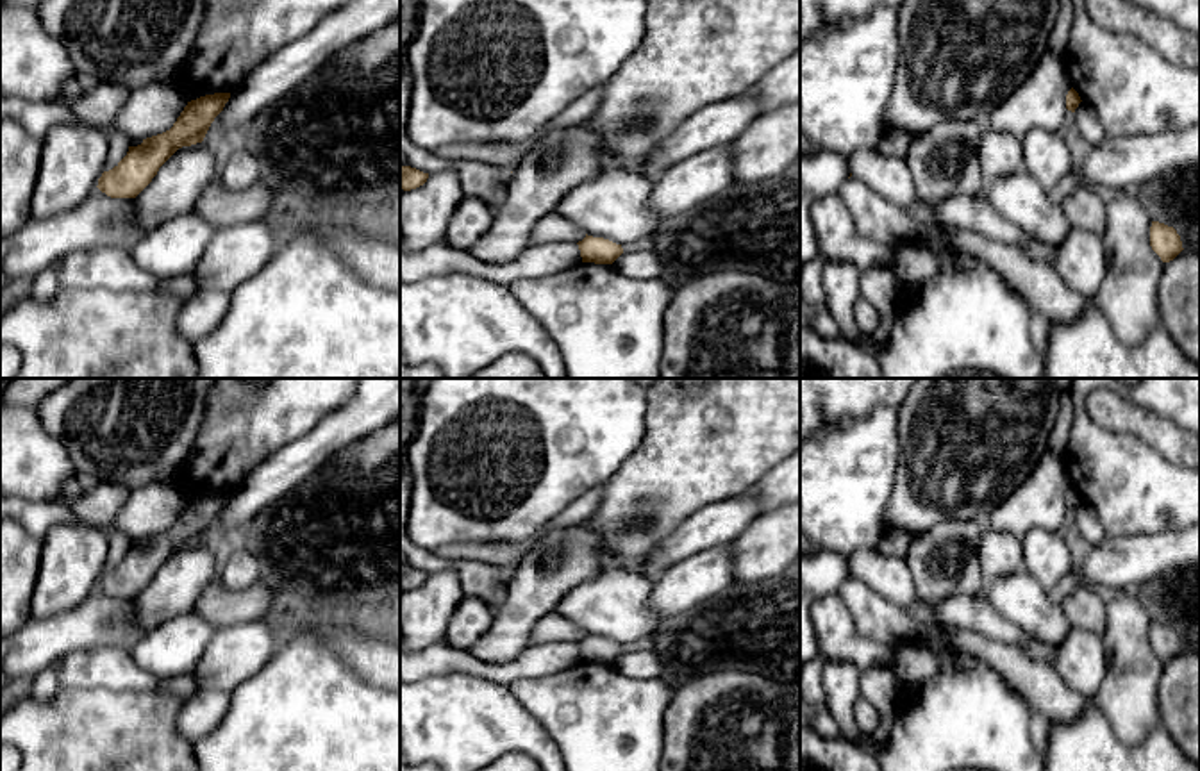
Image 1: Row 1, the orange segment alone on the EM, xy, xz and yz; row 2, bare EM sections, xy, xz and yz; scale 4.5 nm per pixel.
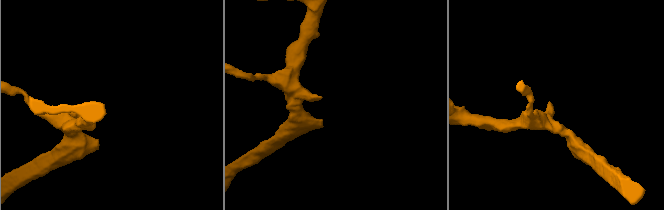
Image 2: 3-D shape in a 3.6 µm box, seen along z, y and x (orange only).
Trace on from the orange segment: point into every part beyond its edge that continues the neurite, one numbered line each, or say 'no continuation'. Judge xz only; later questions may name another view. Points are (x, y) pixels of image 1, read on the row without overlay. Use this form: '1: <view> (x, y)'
no continuation

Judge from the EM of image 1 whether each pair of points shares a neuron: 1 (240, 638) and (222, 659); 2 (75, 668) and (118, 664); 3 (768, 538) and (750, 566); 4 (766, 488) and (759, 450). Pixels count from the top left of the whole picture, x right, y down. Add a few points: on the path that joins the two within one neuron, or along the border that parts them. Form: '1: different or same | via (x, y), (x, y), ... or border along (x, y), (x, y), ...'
1: same | via (238, 643), (227, 654)
2: same | via (86, 668), (108, 668)
3: same | via (768, 545), (756, 559)
4: different | border along (781, 459), (745, 491)

